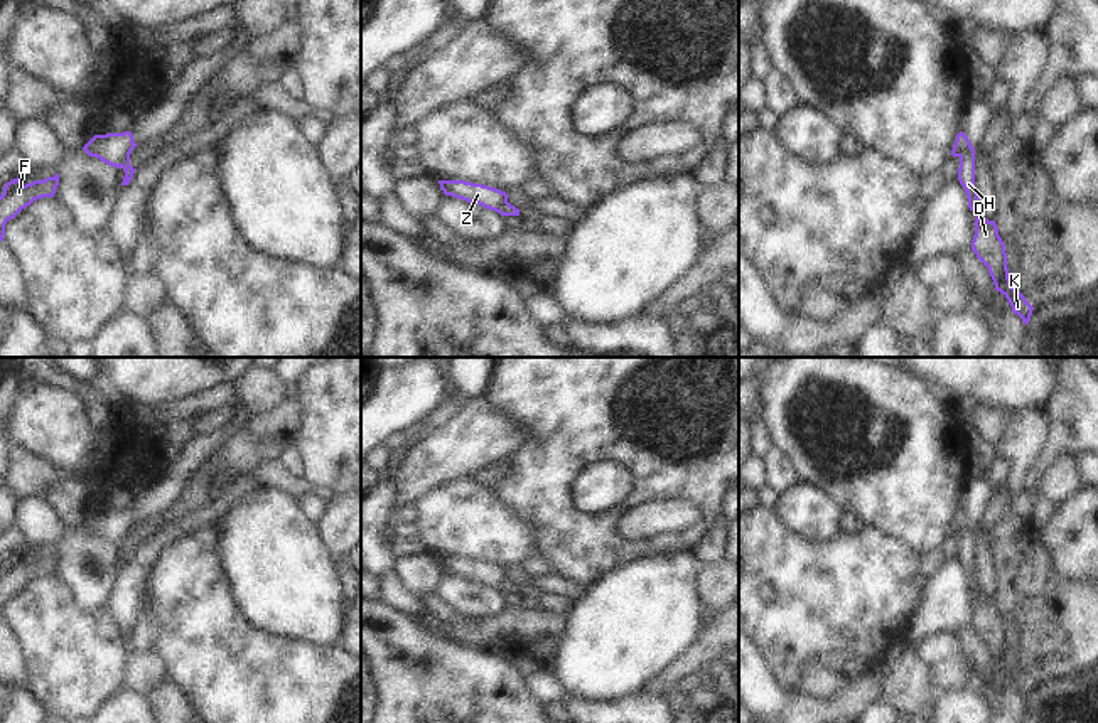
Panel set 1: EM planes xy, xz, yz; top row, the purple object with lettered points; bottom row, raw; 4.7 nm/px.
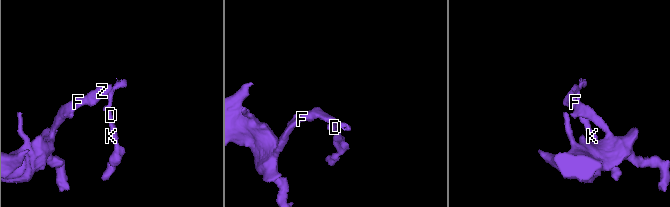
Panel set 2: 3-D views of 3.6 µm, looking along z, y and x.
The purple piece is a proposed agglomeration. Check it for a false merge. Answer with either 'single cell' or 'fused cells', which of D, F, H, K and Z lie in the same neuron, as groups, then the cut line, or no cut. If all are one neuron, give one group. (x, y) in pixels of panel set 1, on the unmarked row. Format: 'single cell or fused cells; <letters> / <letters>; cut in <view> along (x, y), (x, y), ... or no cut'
fused cells; D H K / F Z; cut in yz along (974, 526), (958, 533)

